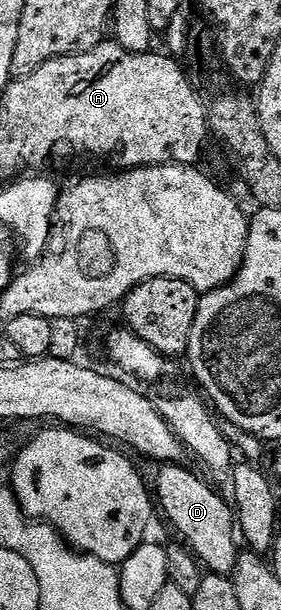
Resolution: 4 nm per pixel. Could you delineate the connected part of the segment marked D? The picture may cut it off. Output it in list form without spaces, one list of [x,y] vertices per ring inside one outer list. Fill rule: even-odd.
[[[166,465],[159,470],[162,472],[154,483],[155,488],[153,487],[156,492],[157,506],[158,503],[162,506],[167,521],[178,530],[177,538],[189,547],[190,552],[197,557],[209,574],[233,576],[240,554],[234,512],[228,506],[227,500],[225,503],[204,480],[197,479],[192,472],[178,466]],[[156,490],[158,490],[158,495]]]

